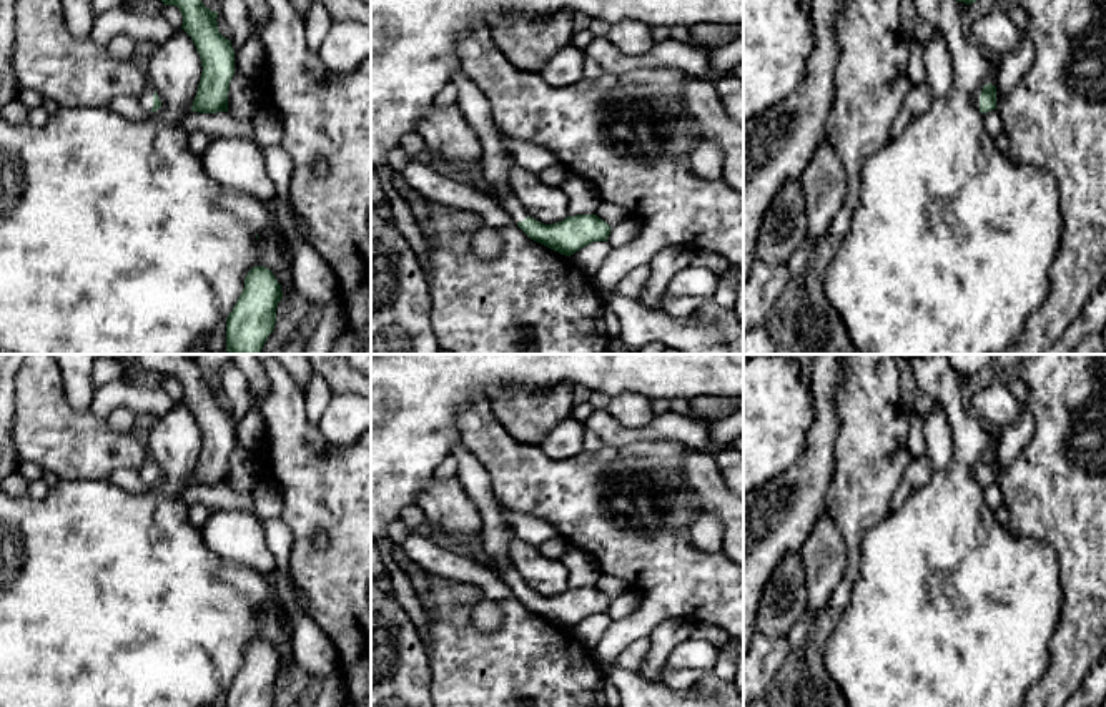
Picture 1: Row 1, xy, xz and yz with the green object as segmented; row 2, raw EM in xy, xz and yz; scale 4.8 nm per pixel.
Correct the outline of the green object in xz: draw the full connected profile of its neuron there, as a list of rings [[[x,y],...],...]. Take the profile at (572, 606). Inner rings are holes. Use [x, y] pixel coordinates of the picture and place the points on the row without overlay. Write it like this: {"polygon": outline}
{"polygon": [[[462,441],[454,444],[451,457],[457,461],[457,479],[482,519],[484,547],[496,561],[499,577],[511,587],[512,594],[531,612],[565,629],[594,614],[607,614],[612,601],[597,587],[567,589],[554,597],[544,597],[531,591],[507,559],[507,547],[516,531],[502,517],[486,467],[466,449]]]}

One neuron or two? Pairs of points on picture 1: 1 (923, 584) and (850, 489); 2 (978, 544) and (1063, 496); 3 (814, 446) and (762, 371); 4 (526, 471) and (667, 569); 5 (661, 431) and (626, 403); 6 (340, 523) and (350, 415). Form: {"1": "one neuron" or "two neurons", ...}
{"1": "two neurons", "2": "two neurons", "3": "two neurons", "4": "one neuron", "5": "two neurons", "6": "two neurons"}

